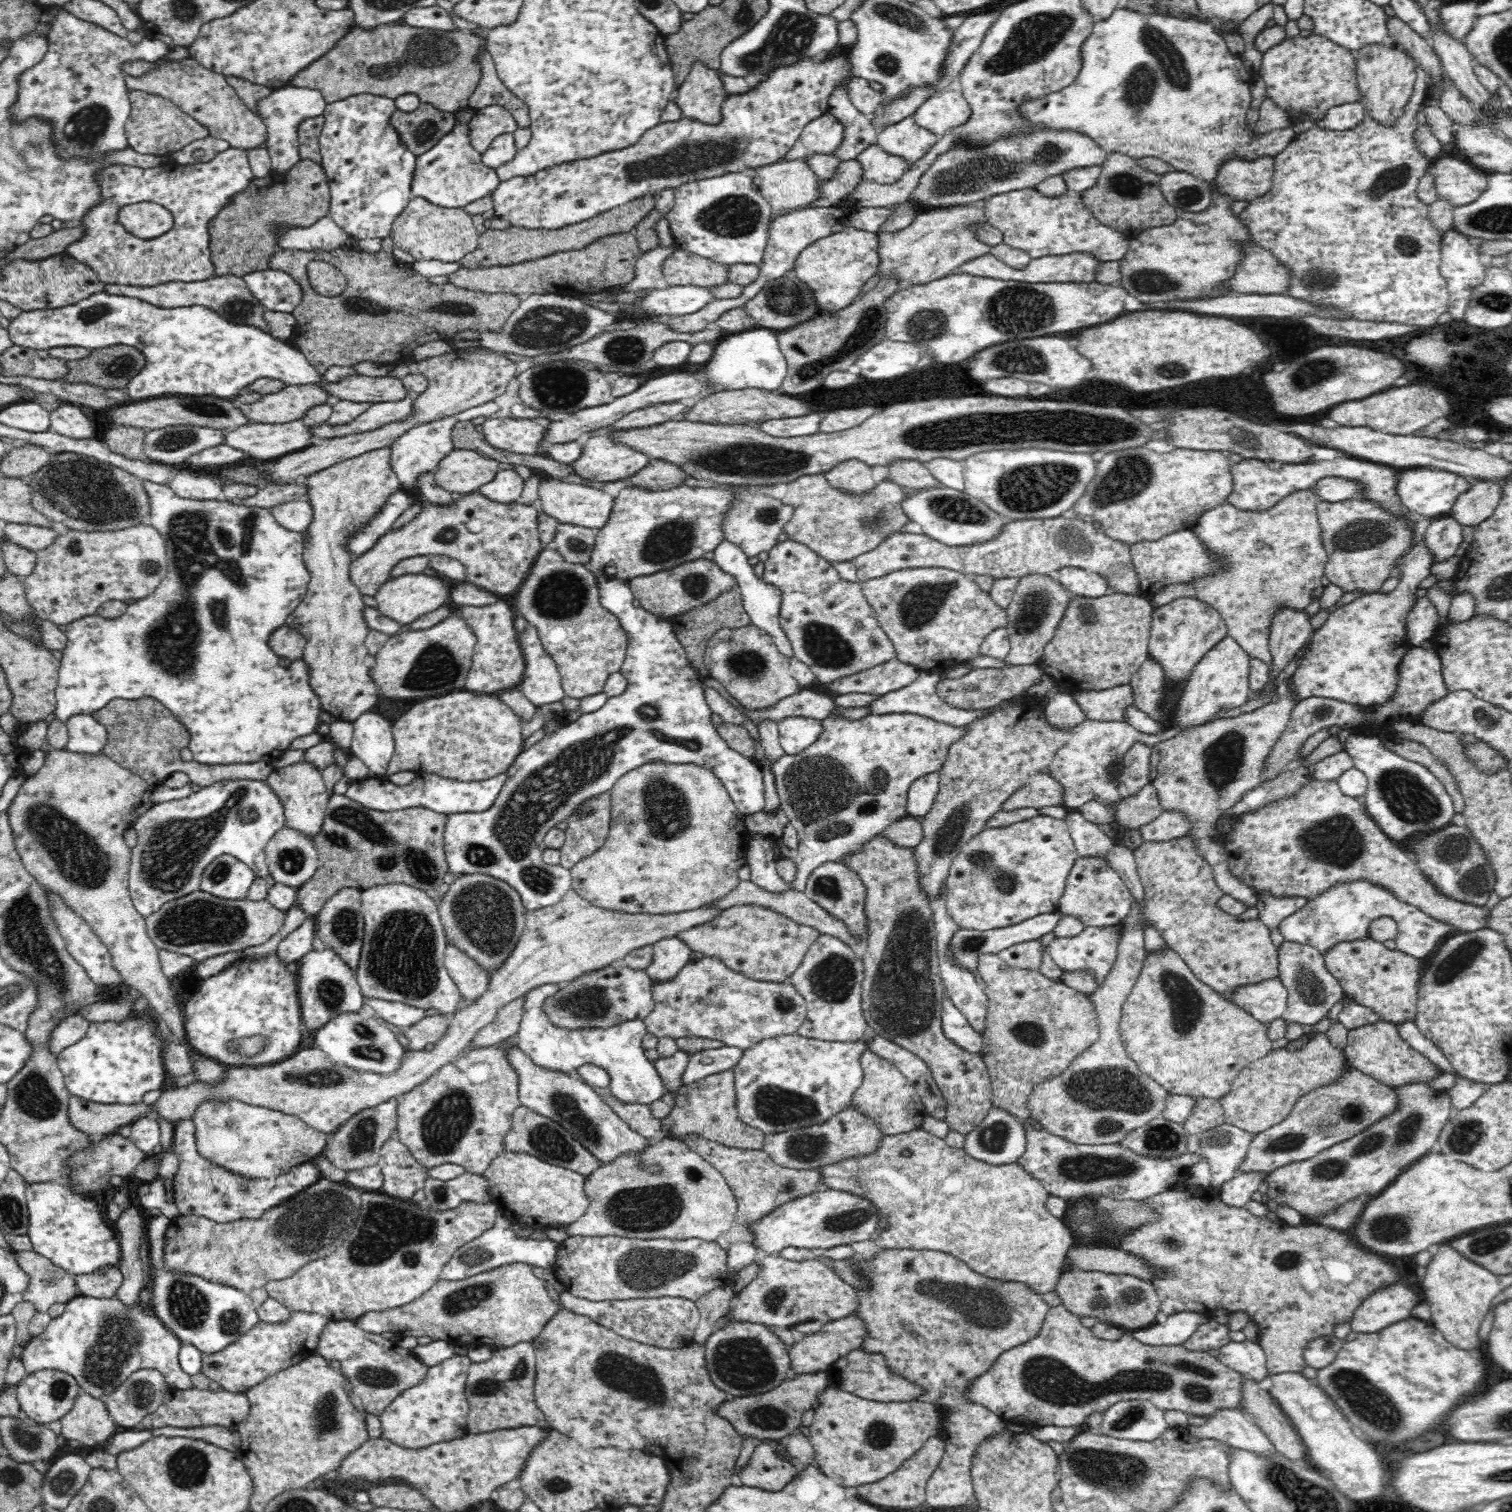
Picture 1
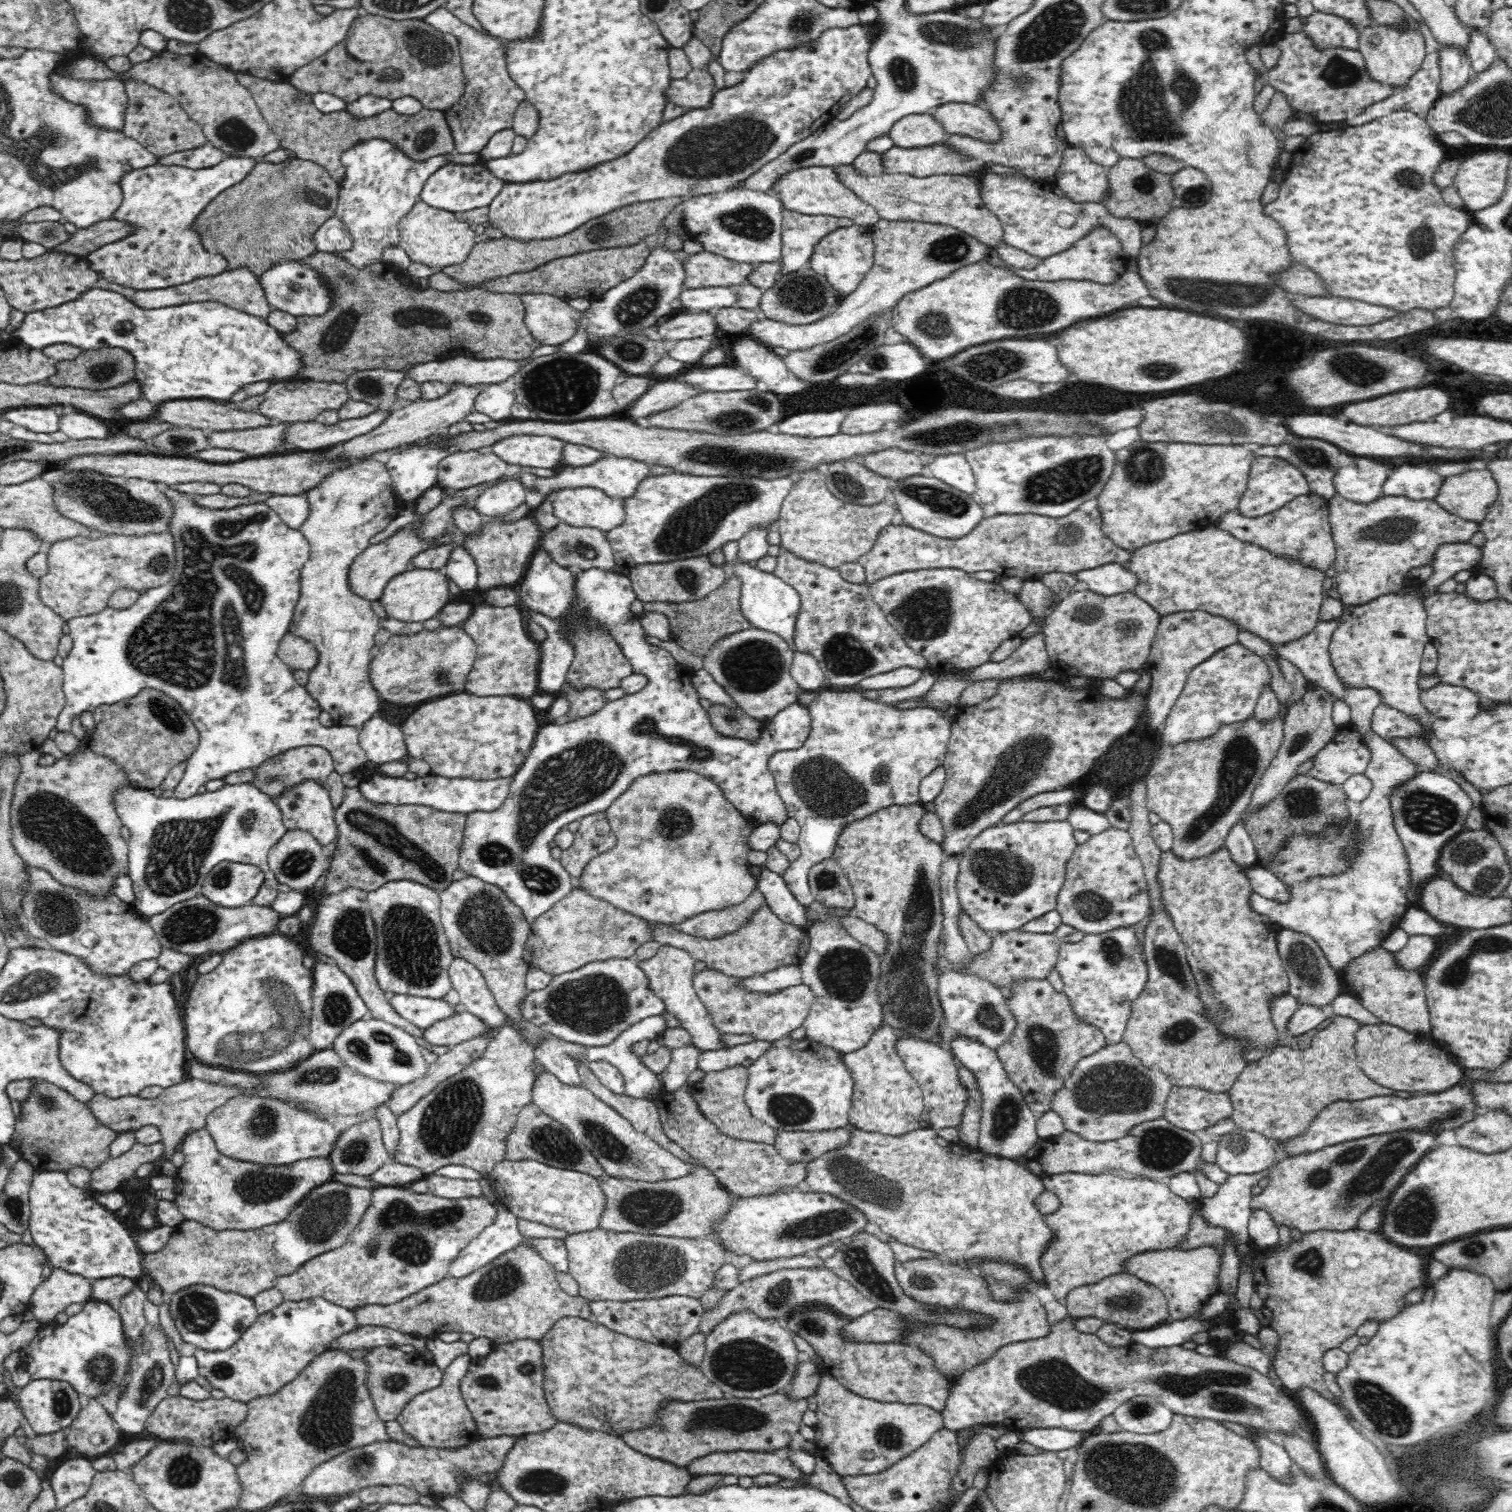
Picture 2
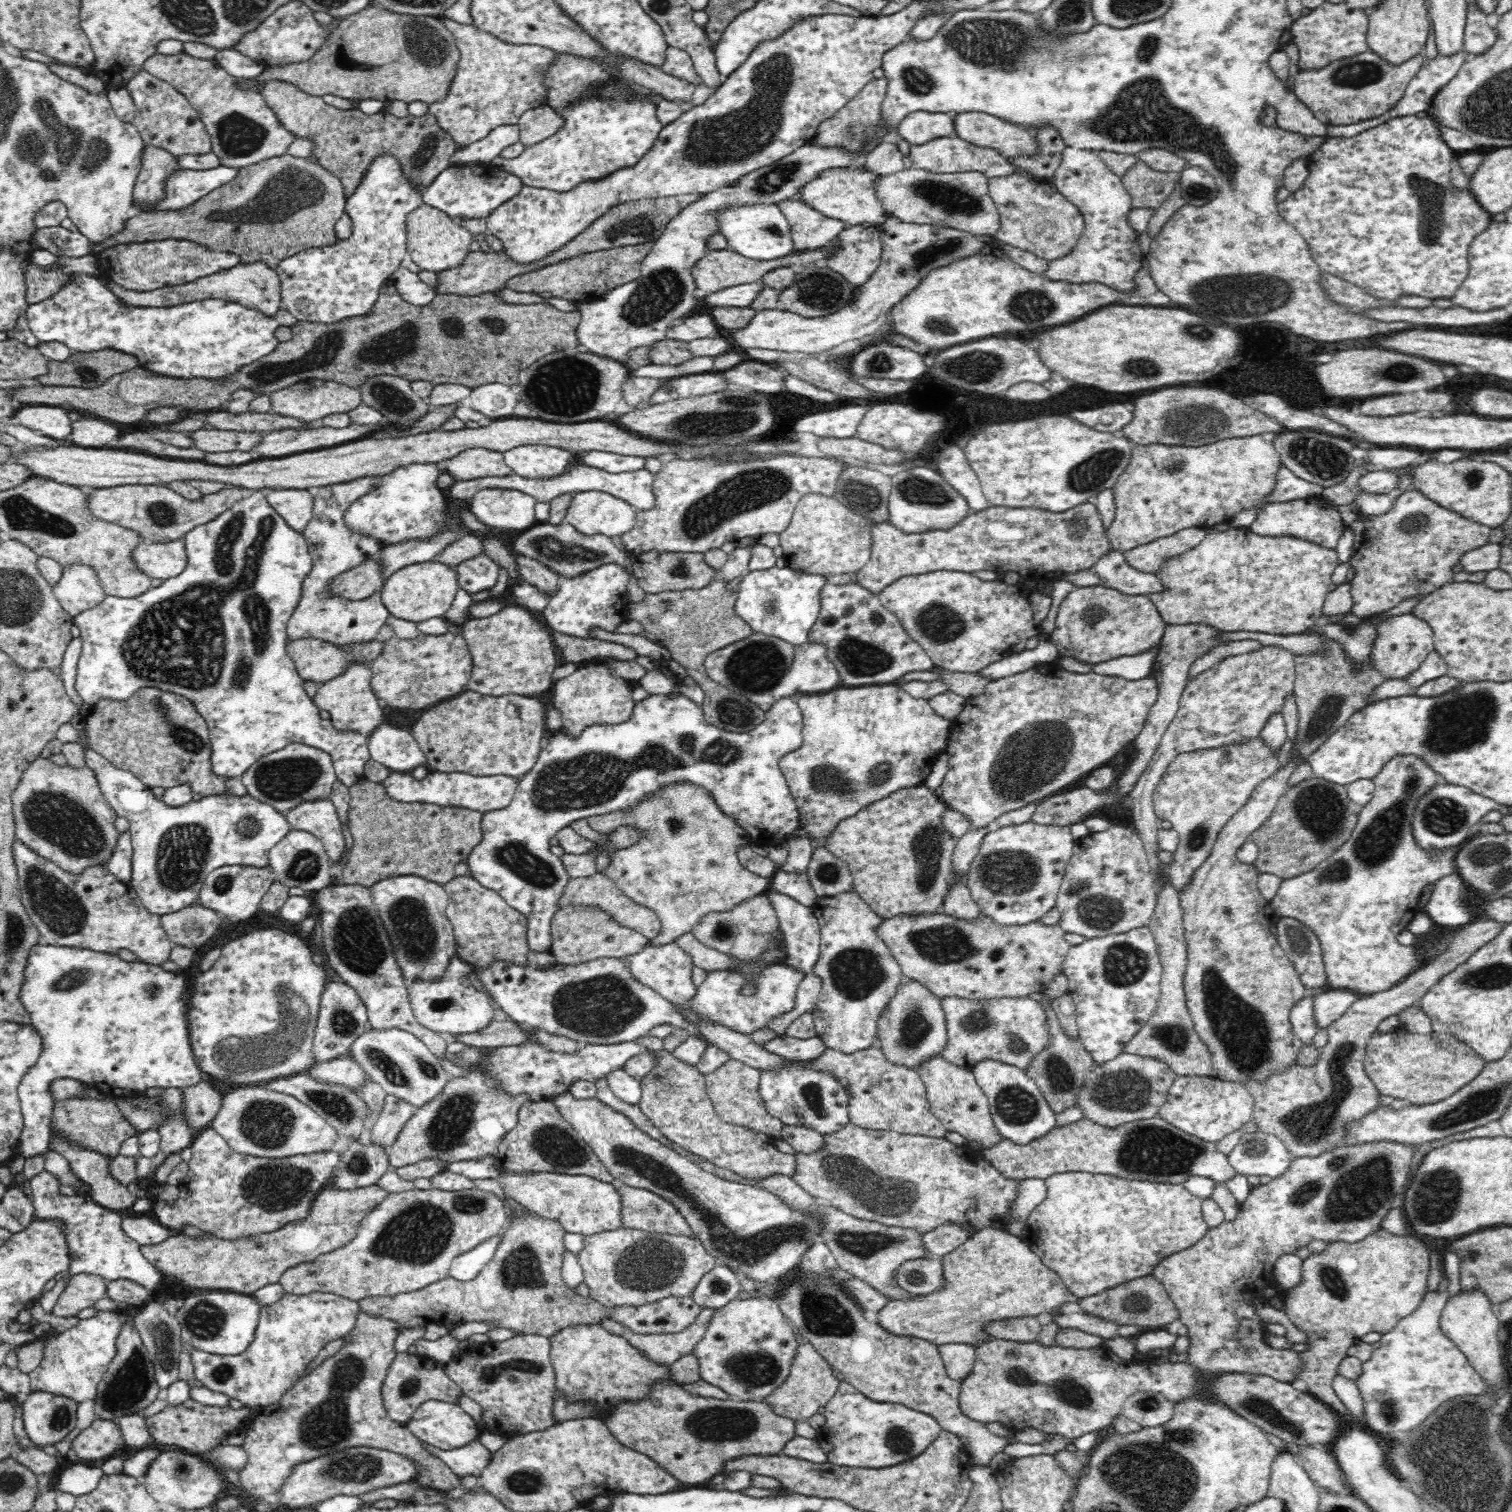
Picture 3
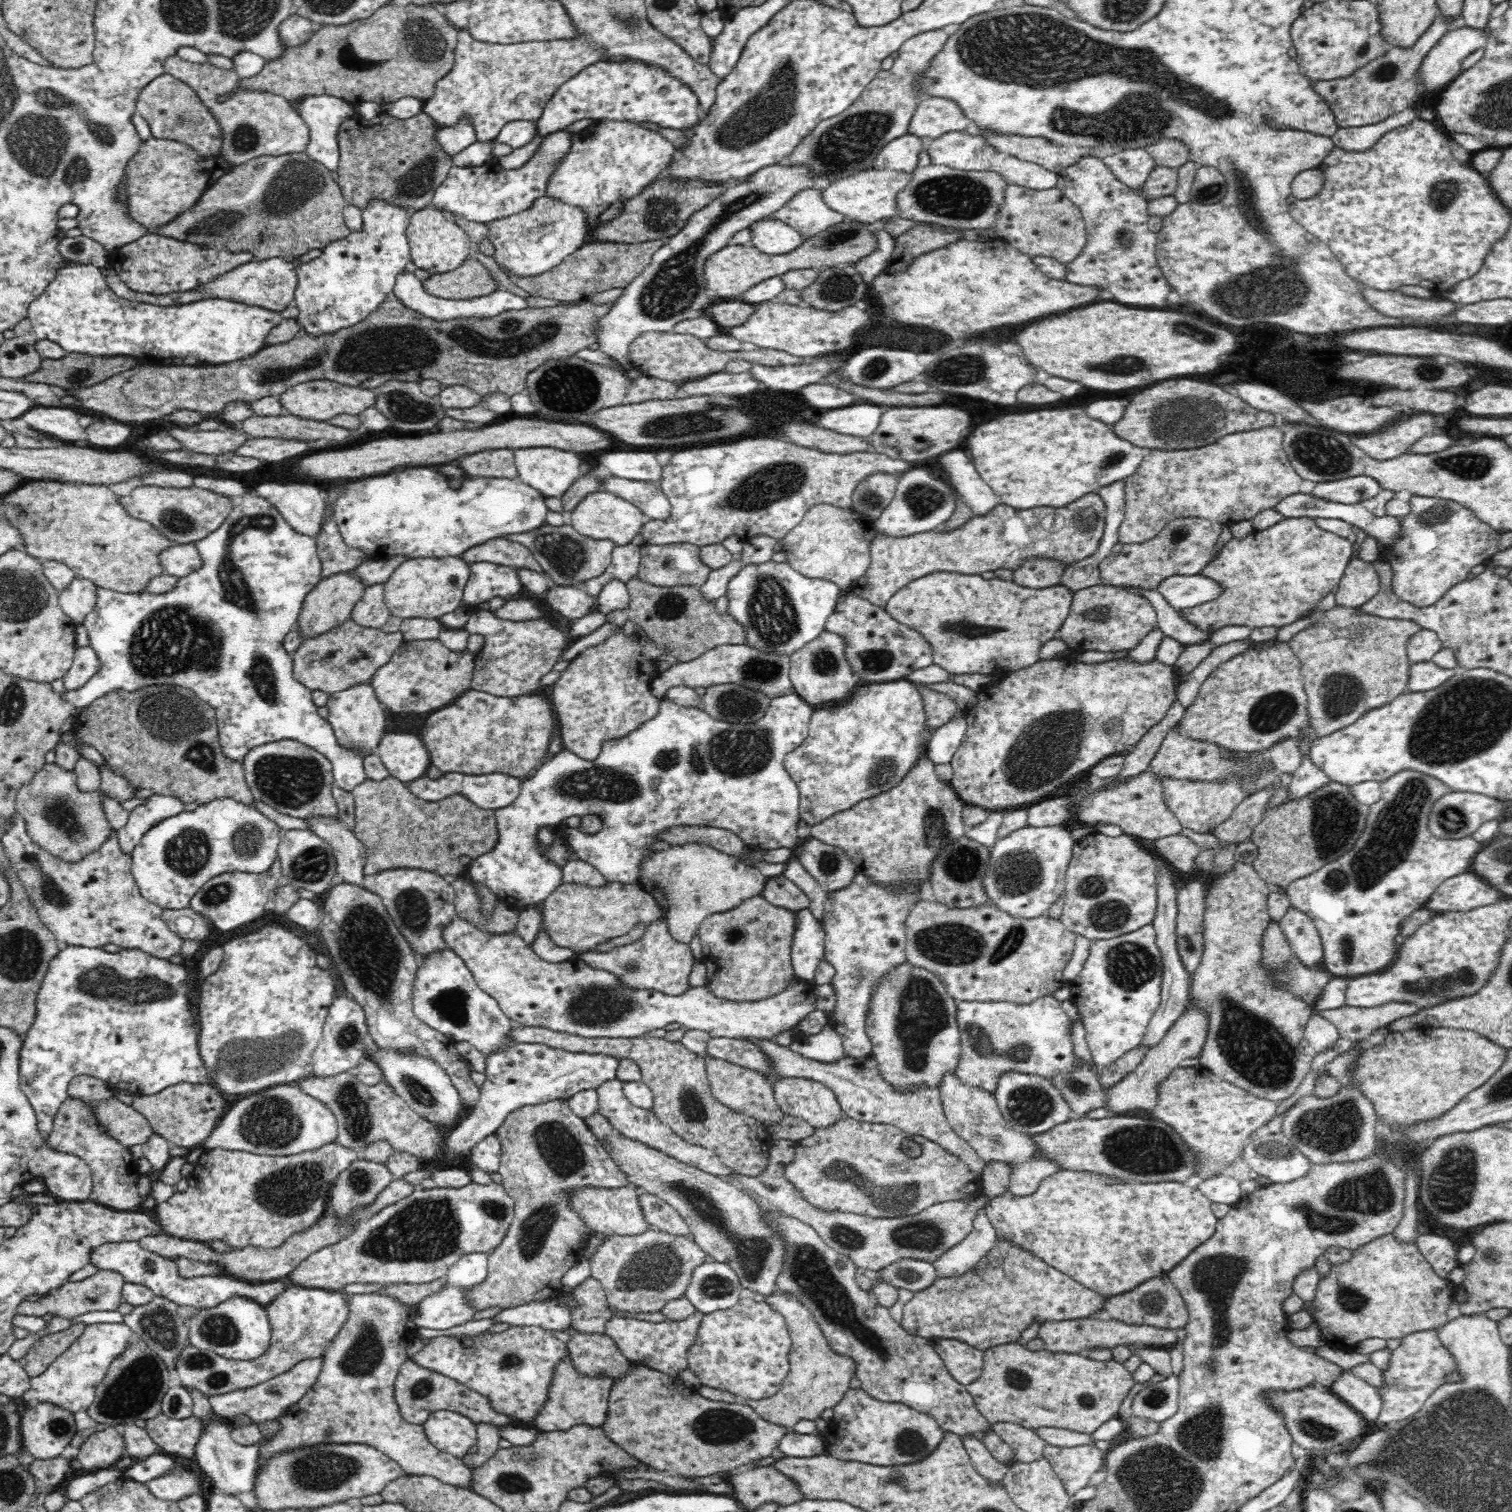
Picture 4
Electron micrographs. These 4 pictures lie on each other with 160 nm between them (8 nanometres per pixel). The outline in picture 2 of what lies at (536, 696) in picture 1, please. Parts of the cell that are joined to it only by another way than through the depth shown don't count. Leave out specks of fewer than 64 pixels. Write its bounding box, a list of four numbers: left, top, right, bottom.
[459,568,811,926]

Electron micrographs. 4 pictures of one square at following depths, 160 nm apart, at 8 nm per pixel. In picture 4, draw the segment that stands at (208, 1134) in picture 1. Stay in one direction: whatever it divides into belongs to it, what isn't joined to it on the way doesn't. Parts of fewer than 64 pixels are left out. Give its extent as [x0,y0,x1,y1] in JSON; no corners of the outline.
[202,1084,338,1156]

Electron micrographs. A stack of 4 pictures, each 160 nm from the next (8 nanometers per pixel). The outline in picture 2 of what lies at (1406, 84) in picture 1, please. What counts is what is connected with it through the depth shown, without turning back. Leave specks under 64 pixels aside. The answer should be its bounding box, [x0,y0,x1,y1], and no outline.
[1358,15,1426,89]

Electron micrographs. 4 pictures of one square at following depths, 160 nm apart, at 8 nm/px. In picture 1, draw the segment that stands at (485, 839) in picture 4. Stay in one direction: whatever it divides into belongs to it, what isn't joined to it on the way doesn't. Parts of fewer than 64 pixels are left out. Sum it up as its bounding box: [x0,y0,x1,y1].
[297,793,449,914]

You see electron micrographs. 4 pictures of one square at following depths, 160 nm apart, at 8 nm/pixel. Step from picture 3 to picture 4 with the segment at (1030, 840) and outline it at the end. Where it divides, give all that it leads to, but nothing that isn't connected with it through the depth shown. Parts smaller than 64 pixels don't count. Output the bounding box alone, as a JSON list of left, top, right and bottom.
[983,825,1075,918]

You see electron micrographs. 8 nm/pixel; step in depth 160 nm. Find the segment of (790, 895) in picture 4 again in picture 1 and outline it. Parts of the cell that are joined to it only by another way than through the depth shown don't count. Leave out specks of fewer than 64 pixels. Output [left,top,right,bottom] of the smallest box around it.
[702,676,962,892]

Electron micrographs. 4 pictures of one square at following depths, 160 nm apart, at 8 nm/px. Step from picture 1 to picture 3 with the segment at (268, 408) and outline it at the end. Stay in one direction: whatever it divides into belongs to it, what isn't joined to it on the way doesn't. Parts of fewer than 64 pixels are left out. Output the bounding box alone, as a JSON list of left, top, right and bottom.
[271,379,363,423]

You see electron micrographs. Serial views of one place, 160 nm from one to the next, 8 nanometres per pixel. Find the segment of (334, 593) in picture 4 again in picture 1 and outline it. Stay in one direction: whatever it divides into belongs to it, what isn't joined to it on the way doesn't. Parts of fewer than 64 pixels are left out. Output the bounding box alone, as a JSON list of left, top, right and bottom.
[349,494,543,597]

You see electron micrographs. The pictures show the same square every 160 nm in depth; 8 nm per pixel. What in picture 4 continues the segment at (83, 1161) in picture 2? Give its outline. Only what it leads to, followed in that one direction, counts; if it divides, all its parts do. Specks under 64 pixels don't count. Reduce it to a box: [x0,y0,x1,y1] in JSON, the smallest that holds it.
[92,1096,155,1146]

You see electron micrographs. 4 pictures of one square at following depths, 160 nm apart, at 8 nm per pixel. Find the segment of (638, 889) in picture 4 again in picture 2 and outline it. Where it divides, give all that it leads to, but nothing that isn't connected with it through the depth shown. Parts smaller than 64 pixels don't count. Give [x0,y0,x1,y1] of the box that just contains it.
[650,904,809,978]

